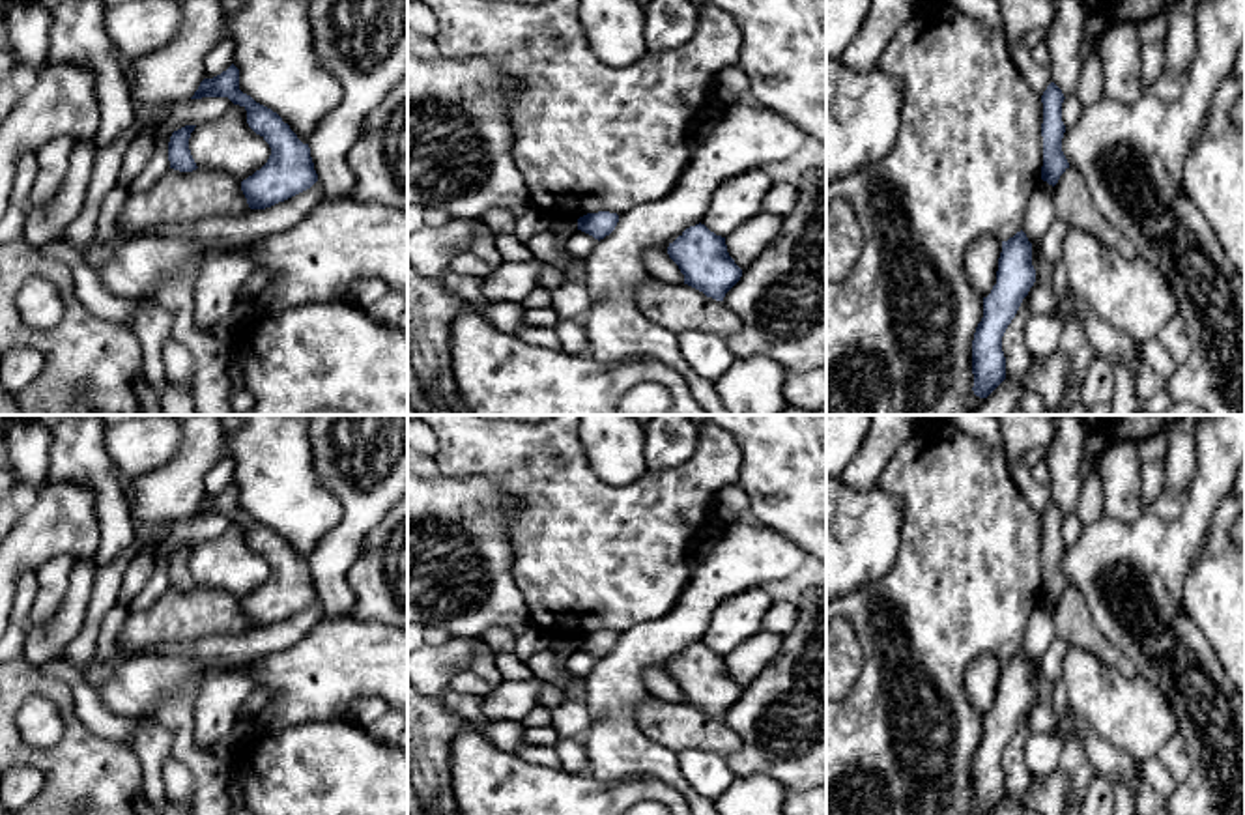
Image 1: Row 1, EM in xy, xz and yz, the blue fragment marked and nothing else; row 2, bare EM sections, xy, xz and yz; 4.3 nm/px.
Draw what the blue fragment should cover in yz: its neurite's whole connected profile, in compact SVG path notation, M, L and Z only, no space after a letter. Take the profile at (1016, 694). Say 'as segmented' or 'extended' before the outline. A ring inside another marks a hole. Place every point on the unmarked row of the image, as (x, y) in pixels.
as segmented; M1021 649L1002 660L996 703L983 716L983 736L972 759L972 809L976 815L989 815L1006 798L1002 755L1034 701L1032 662Z

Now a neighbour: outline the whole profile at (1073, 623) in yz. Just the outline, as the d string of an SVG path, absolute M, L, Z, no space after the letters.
M1069 585L1060 594L1052 608L1052 621L1056 636L1071 647L1088 651L1127 679L1138 677L1135 664L1095 626L1088 604L1075 587Z

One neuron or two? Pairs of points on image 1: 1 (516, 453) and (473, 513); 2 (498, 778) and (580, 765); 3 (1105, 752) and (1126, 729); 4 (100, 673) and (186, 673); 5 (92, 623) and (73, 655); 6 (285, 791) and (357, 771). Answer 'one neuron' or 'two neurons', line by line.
1: two neurons
2: two neurons
3: two neurons
4: two neurons
5: one neuron
6: one neuron

